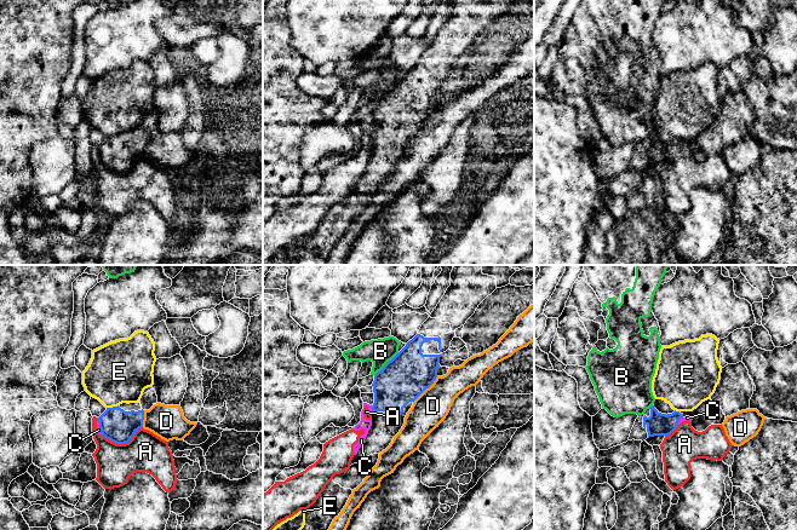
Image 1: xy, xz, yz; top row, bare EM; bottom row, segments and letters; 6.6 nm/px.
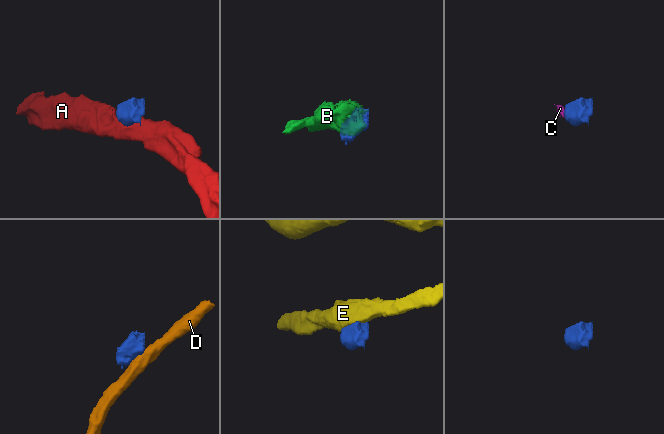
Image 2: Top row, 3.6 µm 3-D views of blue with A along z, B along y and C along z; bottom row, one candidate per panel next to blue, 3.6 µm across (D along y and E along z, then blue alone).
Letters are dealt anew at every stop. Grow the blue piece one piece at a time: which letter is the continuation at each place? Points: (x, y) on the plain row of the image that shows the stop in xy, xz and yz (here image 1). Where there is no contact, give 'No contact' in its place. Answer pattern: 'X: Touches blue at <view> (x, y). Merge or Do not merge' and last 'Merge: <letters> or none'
A: Touches blue at xy (122, 172). Do not merge
B: Touches blue at xz (386, 92). Do not merge
C: Touches blue at xz (372, 137). Do not merge
D: Touches blue at xz (425, 117). Do not merge
E: Touches blue at xy (113, 136). Do not merge
Merge: none

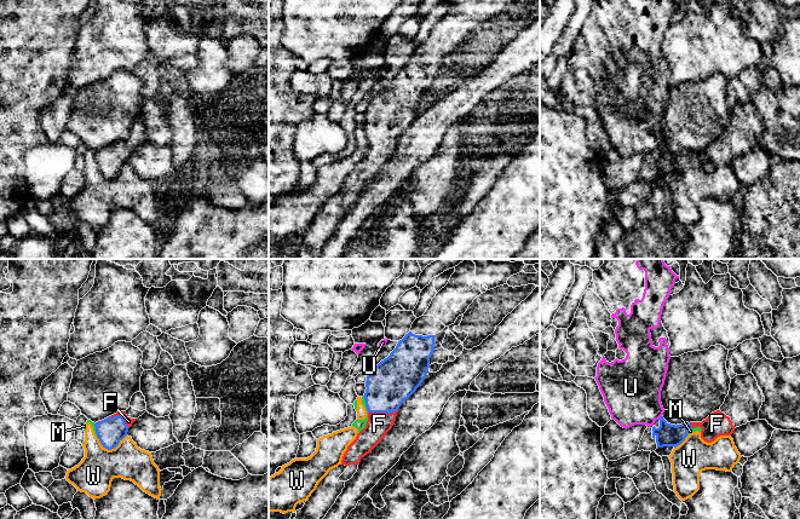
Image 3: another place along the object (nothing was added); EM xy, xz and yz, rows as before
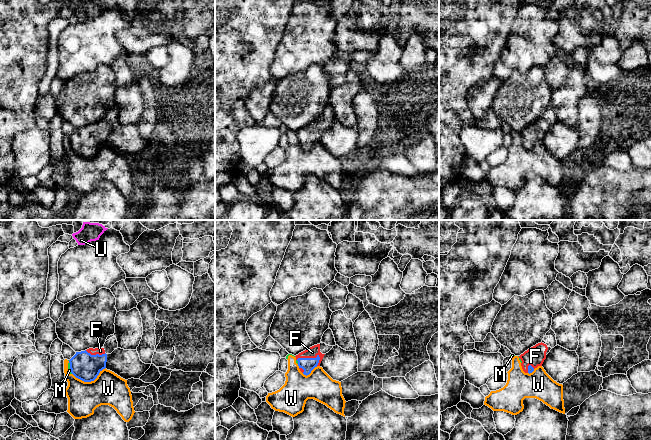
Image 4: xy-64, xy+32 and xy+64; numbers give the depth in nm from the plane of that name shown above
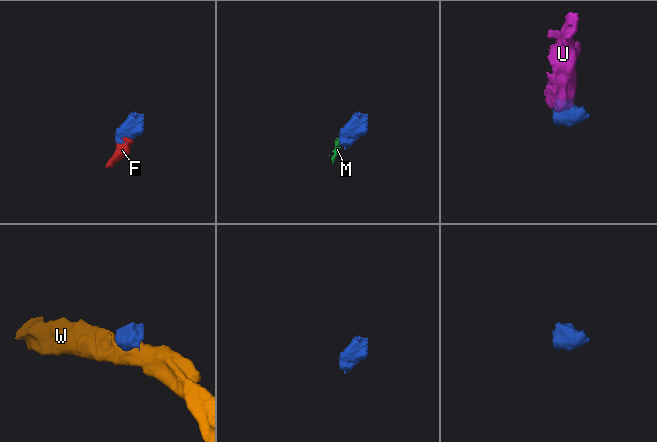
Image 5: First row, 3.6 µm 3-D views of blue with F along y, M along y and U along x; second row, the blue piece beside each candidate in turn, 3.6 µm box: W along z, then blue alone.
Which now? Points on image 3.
F: Touches blue at xz (384, 140). Merge
M: Touches blue at xz (366, 133). Do not merge
U: Touches blue at yz (660, 146). Do not merge
W: Touches blue at xy (110, 178). Do not merge
Merge: F

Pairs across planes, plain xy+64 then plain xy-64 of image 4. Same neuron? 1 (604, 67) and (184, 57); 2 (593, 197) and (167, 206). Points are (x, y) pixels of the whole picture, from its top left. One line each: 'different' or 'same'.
1: same
2: same

